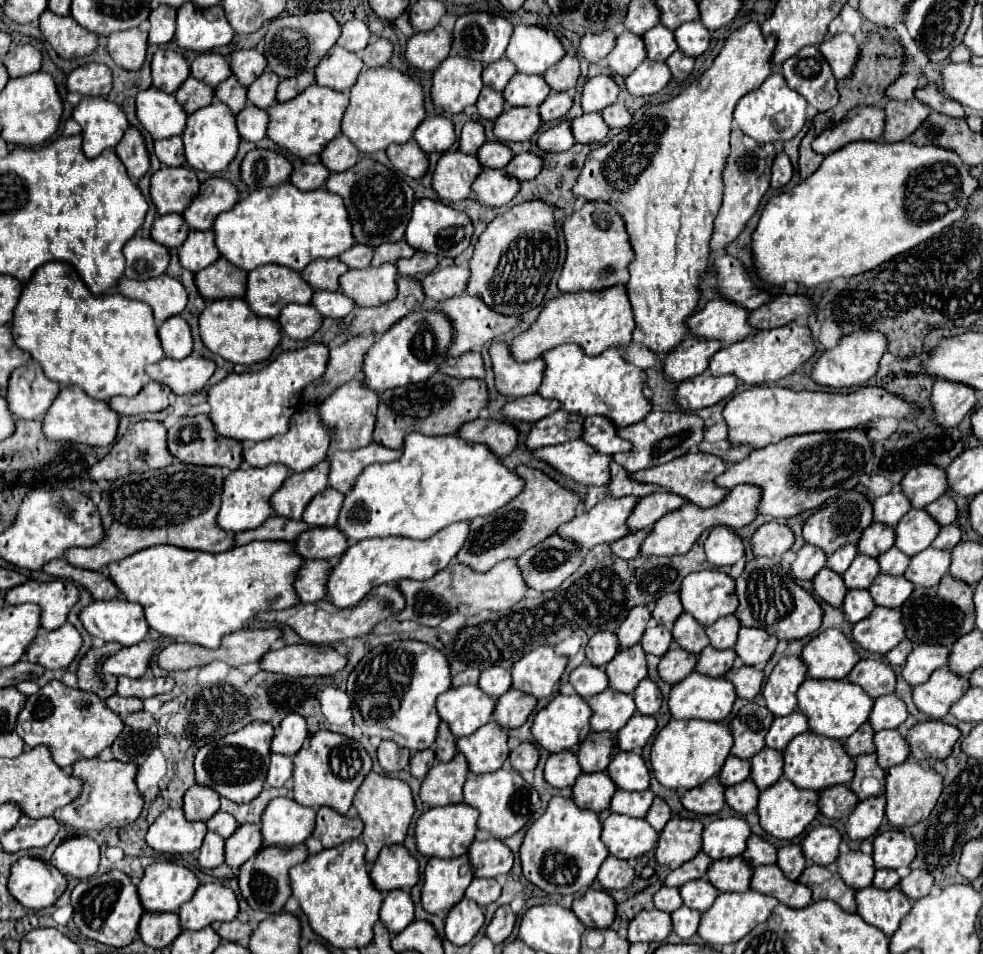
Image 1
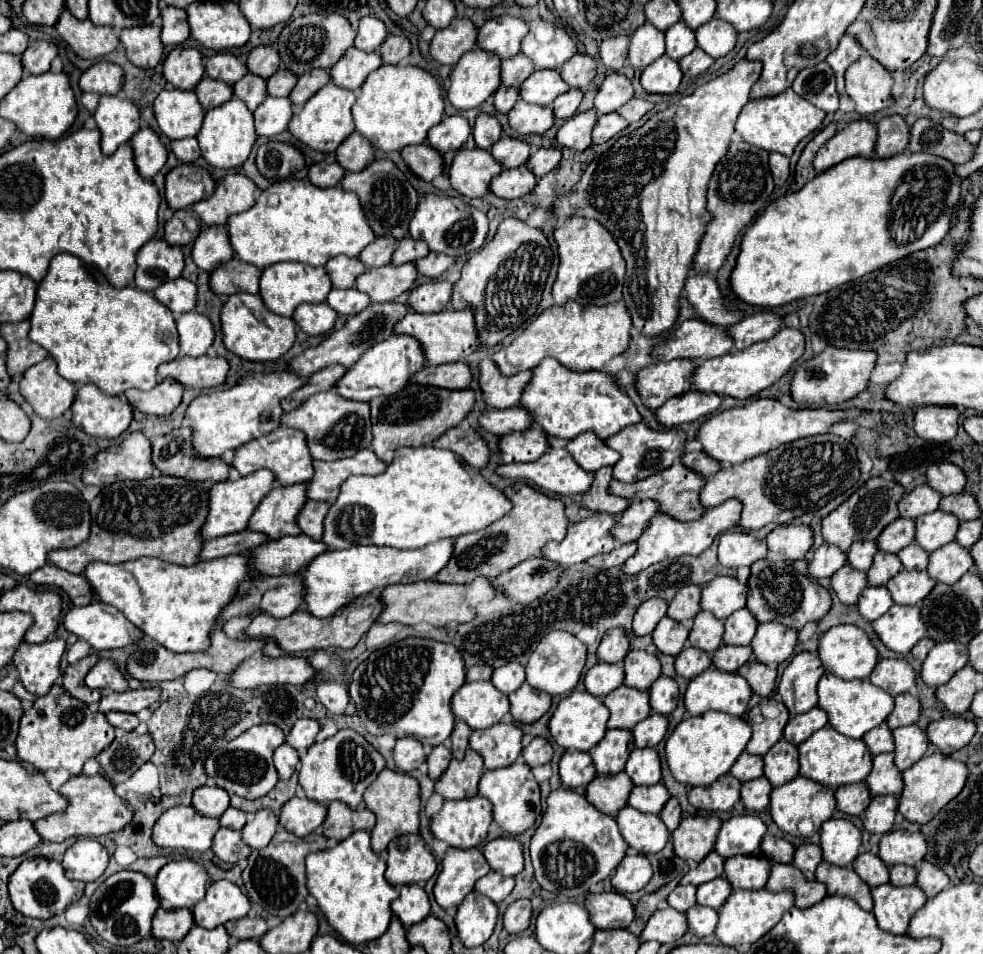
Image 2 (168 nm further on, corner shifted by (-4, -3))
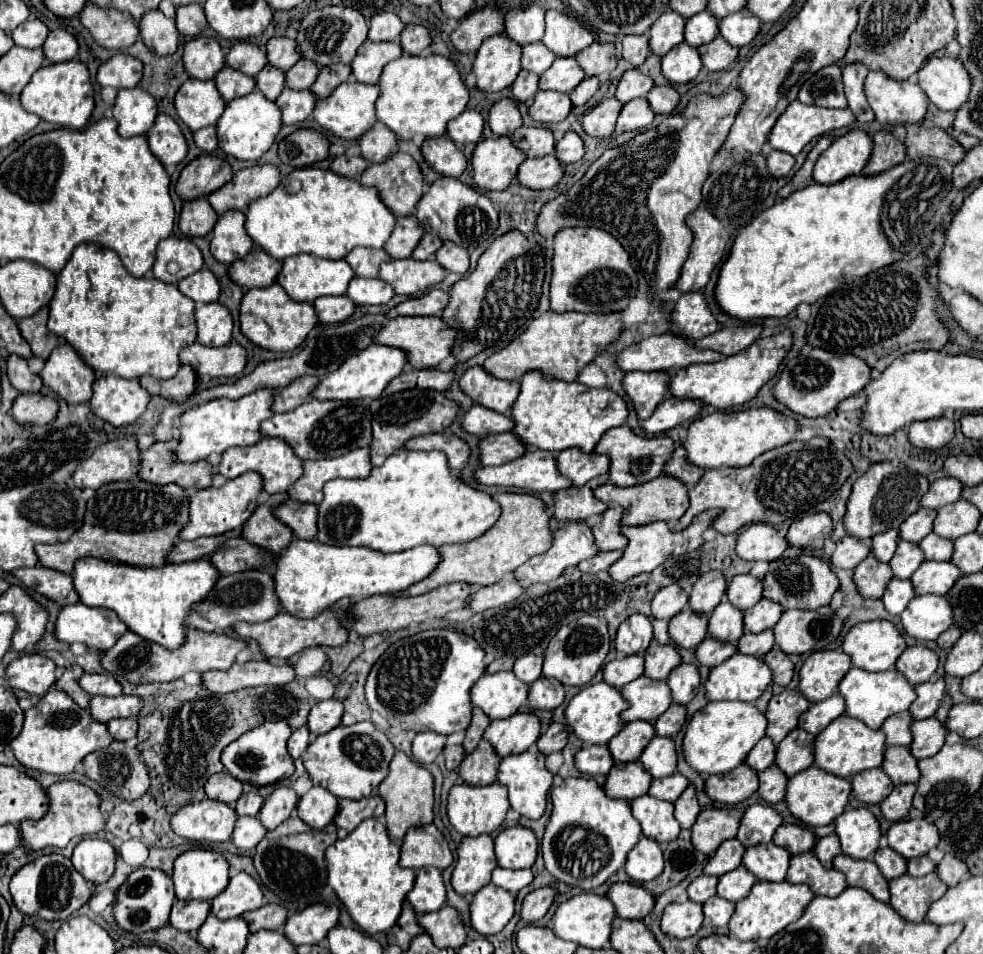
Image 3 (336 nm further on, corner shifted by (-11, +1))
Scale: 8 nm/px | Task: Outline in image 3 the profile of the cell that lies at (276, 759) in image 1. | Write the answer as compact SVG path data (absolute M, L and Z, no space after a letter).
M306 727L292 733L292 737L288 739L288 753L290 753L292 759L302 757L302 753L306 751L306 747L308 747L308 743L310 743L308 739L310 739L310 733L308 733Z

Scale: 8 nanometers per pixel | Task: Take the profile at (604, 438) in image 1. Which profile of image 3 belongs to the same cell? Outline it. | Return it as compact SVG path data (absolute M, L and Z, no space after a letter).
M564 449L556 455L556 459L558 459L558 469L566 477L572 477L572 487L580 487L590 479L608 473L610 465L610 459L606 455L584 453L580 449Z

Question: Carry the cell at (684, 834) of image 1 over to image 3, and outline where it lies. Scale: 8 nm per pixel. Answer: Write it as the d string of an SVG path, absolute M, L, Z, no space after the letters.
M734 807L704 809L690 829L692 845L704 855L712 855L722 841L736 837L740 817L742 811Z

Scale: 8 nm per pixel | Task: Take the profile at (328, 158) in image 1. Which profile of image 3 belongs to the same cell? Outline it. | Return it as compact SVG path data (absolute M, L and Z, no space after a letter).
M376 123L372 129L368 129L360 139L360 151L362 151L362 157L368 165L372 163L380 163L384 159L388 159L392 153L398 151L398 145L396 145L396 135L388 129L384 129L384 125Z

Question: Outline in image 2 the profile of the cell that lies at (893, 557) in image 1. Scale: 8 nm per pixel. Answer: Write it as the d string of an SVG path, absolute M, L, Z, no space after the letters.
M917 543L907 545L903 551L897 553L901 557L901 563L905 569L927 569L929 563L929 553L925 553L925 549L919 549Z

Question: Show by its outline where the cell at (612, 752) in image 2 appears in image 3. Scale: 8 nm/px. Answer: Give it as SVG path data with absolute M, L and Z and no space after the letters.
M636 721L636 723L626 723L616 737L608 743L608 749L614 757L616 763L630 763L640 757L648 741L654 737L654 727L652 723L646 721Z

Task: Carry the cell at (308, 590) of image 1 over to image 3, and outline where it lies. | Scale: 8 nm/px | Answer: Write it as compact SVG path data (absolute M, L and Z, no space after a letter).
M242 571L234 573L228 577L220 577L216 583L216 589L208 595L208 601L204 605L196 605L196 613L188 617L188 625L194 629L202 631L224 631L230 629L234 623L248 621L248 623L258 623L258 621L268 621L280 613L282 605L276 597L274 589L274 575L268 571Z

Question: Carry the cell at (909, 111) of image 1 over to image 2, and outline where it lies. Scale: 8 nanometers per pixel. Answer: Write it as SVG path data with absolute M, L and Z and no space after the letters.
M891 115L883 117L877 123L877 145L875 145L875 155L885 159L893 157L905 151L909 143L909 127L905 123L905 117L901 115Z

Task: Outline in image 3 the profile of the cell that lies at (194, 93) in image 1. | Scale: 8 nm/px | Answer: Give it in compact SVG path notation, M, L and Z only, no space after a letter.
M228 67L218 71L214 81L216 81L216 89L220 91L220 95L226 103L236 97L244 97L256 89L254 77L248 77L244 73L236 73L234 69L228 69Z

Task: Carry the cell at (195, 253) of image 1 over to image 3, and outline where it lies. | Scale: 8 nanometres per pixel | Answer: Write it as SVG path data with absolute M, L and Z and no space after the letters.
M228 211L218 217L212 229L210 253L218 263L230 265L236 259L242 259L252 247L244 233L244 213L242 211Z

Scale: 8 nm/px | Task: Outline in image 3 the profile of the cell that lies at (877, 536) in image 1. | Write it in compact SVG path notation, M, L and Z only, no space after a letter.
M920 507L916 513L912 513L902 525L900 525L900 539L918 543L932 531L932 521L936 517L936 511Z

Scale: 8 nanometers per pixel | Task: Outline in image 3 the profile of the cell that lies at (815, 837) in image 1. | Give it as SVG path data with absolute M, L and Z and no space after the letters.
M866 807L848 809L836 817L834 823L844 855L854 859L870 859L878 849L880 825Z

